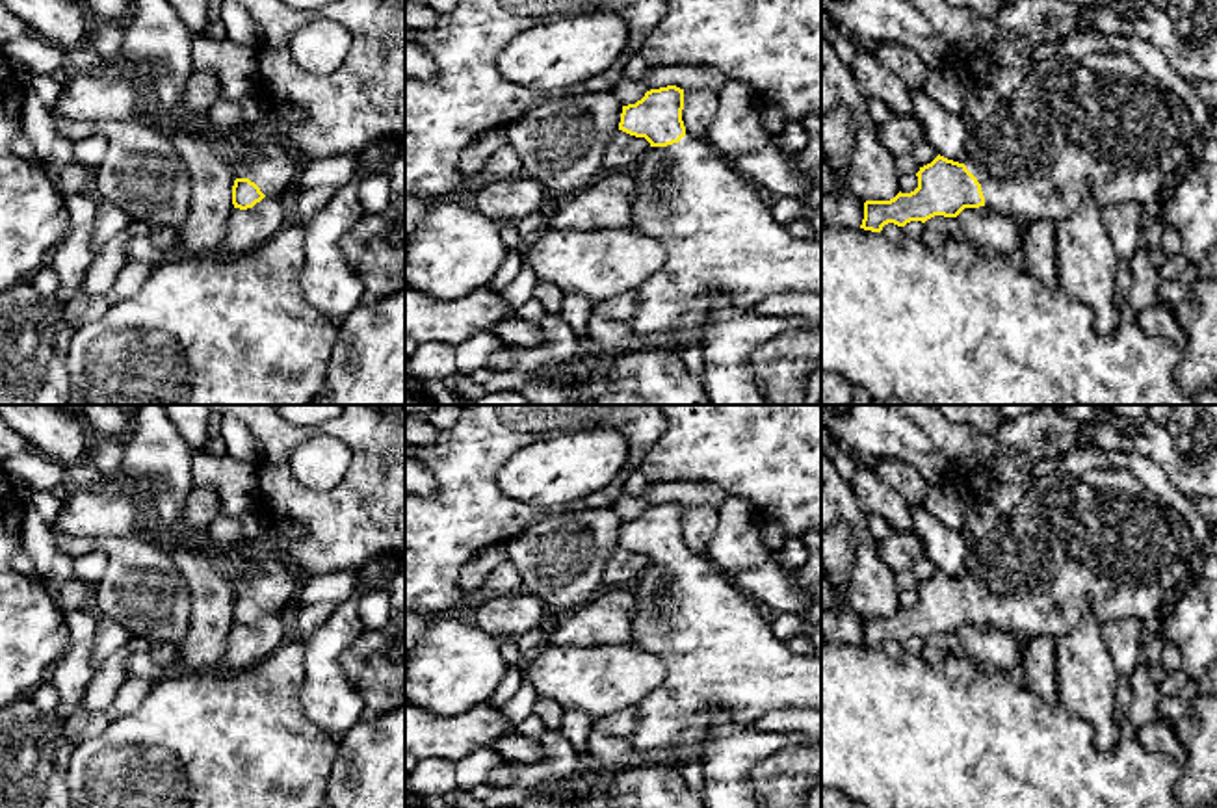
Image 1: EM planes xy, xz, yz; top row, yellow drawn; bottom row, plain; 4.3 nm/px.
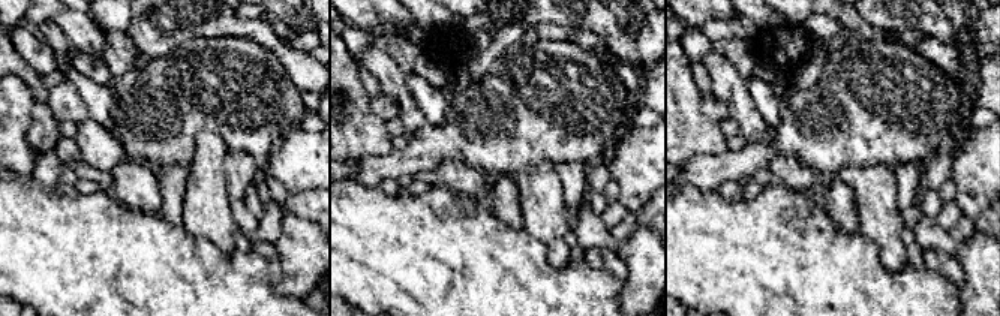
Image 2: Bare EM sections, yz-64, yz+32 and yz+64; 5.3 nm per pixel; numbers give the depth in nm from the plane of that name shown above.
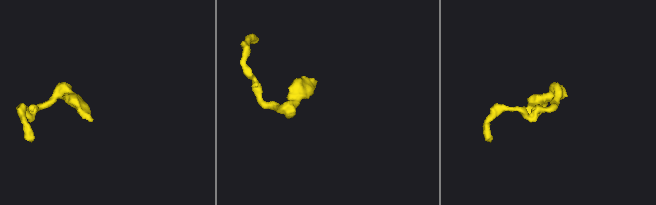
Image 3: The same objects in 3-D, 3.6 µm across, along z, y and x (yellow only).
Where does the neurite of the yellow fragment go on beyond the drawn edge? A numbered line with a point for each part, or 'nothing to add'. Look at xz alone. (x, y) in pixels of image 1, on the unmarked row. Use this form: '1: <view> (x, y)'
1: xz (718, 647)

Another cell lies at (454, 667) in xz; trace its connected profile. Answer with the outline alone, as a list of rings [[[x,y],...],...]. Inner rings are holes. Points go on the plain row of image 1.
[[[463,615],[435,620],[405,656],[405,702],[435,715],[487,704],[507,671],[500,641]]]

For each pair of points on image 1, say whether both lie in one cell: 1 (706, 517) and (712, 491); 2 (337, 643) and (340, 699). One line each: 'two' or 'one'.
1: two
2: one

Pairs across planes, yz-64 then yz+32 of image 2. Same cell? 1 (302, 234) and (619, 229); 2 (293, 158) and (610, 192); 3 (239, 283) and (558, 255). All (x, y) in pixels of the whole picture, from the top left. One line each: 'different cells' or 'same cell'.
1: different cells
2: different cells
3: different cells

